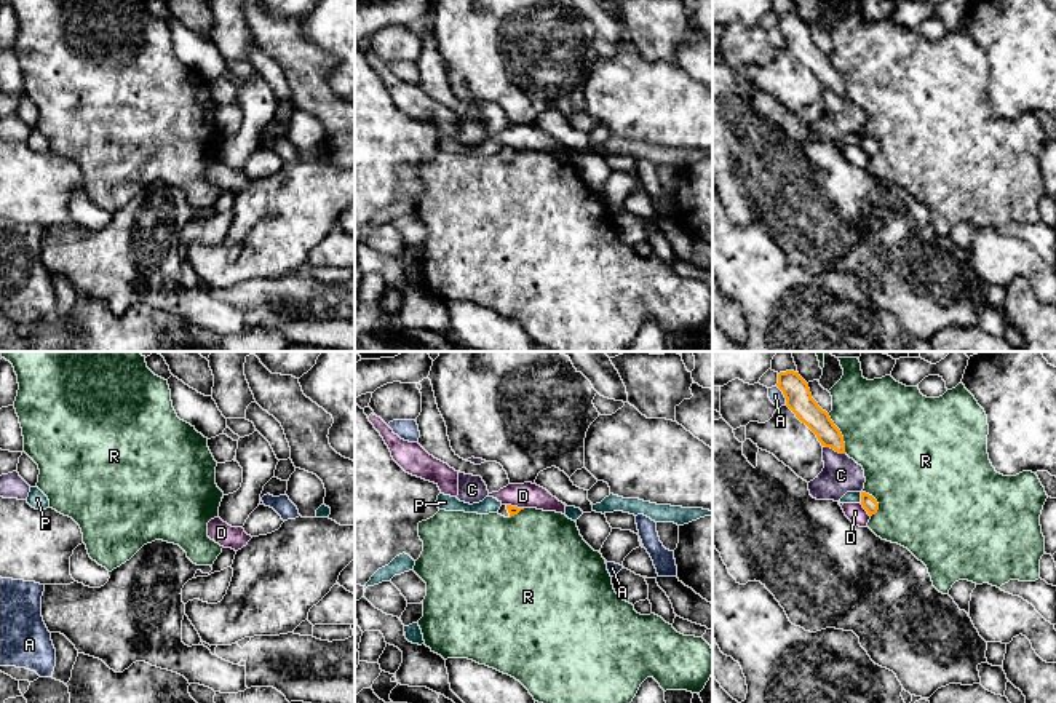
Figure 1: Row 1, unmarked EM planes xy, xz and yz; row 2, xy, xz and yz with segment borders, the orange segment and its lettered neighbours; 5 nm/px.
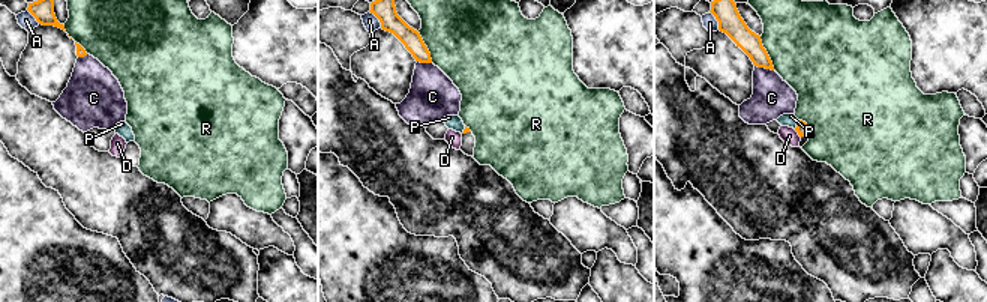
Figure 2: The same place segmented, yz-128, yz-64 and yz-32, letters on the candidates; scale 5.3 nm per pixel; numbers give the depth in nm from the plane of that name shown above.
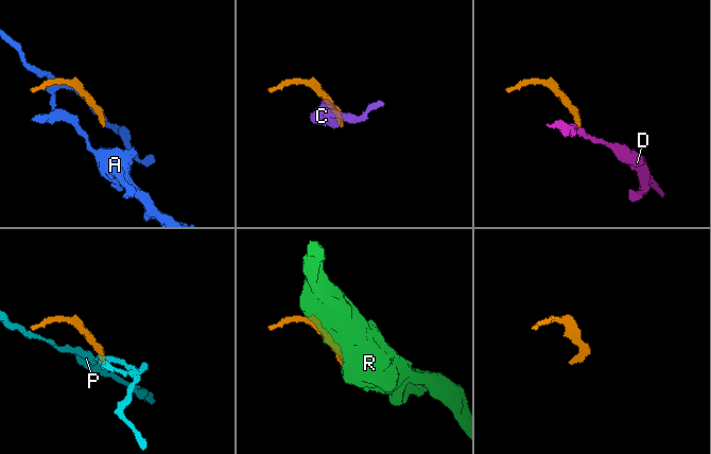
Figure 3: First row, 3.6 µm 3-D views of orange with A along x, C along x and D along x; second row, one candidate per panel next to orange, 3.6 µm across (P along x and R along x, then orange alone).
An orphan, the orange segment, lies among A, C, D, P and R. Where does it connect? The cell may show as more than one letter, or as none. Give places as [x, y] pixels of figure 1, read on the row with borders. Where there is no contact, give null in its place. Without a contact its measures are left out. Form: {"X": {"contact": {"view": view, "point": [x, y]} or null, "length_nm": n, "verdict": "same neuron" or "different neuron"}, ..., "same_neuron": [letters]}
{"A": {"contact": {"view": "yz", "point": [783, 393]}, "length_nm": 120, "verdict": "different neuron"}, "C": {"contact": {"view": "yz", "point": [834, 449]}, "length_nm": 120, "verdict": "different neuron"}, "D": {"contact": {"view": "yz", "point": [865, 508]}, "length_nm": 90, "verdict": "different neuron"}, "P": {"contact": {"view": "yz", "point": [861, 497]}, "length_nm": 60, "verdict": "different neuron"}, "R": {"contact": {"view": "yz", "point": [841, 433]}, "length_nm": 220, "verdict": "different neuron"}, "same_neuron": []}

